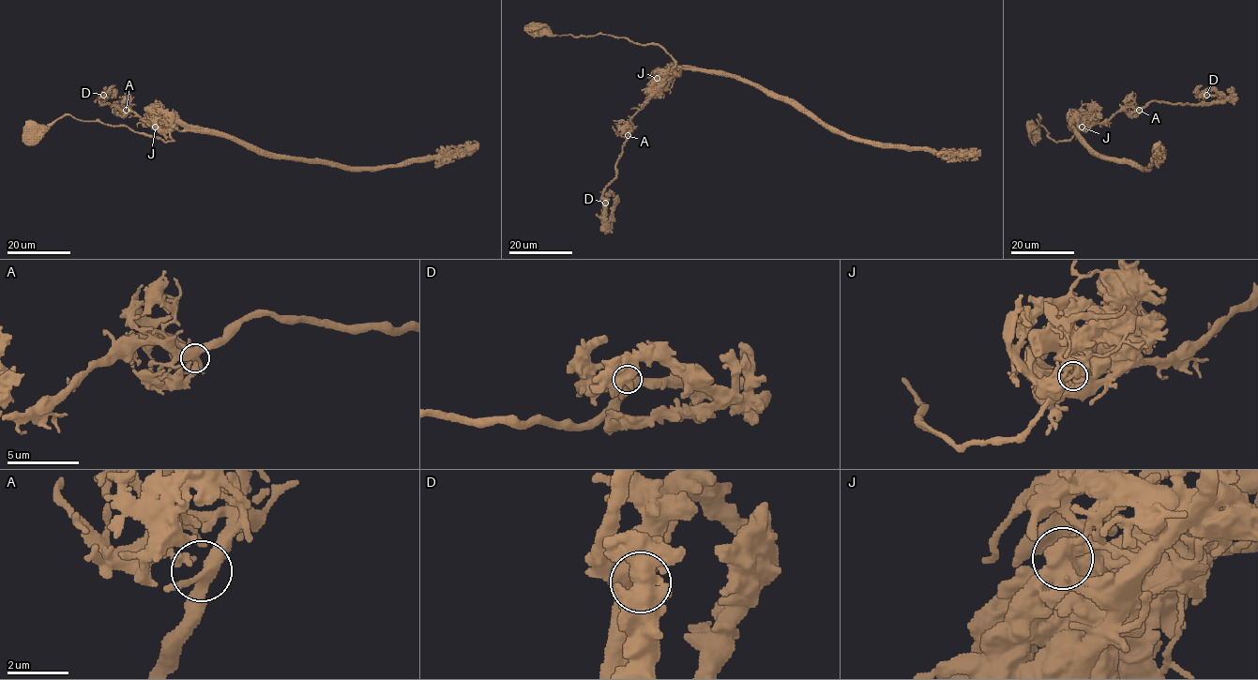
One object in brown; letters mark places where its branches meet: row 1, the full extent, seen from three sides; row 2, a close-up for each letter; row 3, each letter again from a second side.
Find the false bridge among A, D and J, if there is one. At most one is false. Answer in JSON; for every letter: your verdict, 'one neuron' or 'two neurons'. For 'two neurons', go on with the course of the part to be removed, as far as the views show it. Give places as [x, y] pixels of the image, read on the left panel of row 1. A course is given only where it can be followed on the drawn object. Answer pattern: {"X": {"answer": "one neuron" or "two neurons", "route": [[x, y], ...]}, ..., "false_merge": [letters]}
{"A": {"answer": "one neuron"}, "D": {"answer": "one neuron"}, "J": {"answer": "two neurons", "route": [[155, 126], [146, 124], [120, 100], [101, 104], [112, 90], [115, 98]]}, "false_merge": ["J"]}

